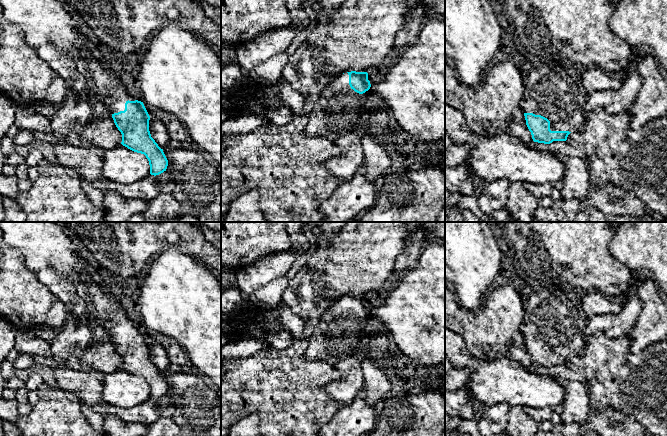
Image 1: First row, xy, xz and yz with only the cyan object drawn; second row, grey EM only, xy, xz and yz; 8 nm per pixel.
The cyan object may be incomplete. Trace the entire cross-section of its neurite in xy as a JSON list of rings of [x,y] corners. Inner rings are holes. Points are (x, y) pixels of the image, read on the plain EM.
[[[98,277],[89,288],[89,299],[96,309],[98,322],[107,329],[122,358],[121,368],[134,376],[144,378],[149,385],[150,398],[156,400],[166,395],[168,384],[149,355],[150,340],[142,326],[143,319],[137,302],[141,284],[141,279]]]

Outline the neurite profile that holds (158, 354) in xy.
[[[150,341],[149,355],[151,361],[161,373],[164,373],[170,367],[170,360],[167,355],[166,348],[164,348],[162,345],[154,341]]]

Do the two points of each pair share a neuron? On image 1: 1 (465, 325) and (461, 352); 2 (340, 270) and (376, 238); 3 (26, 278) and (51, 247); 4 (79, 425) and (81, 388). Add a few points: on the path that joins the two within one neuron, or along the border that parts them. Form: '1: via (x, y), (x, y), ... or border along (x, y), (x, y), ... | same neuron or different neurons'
1: border along (455, 332), (463, 340), (467, 350), (472, 355) | different neurons
2: via (349, 263), (367, 247) | same neuron
3: border along (19, 251), (24, 263), (48, 288) | different neurons
4: border along (57, 387), (71, 391), (78, 398) | different neurons

